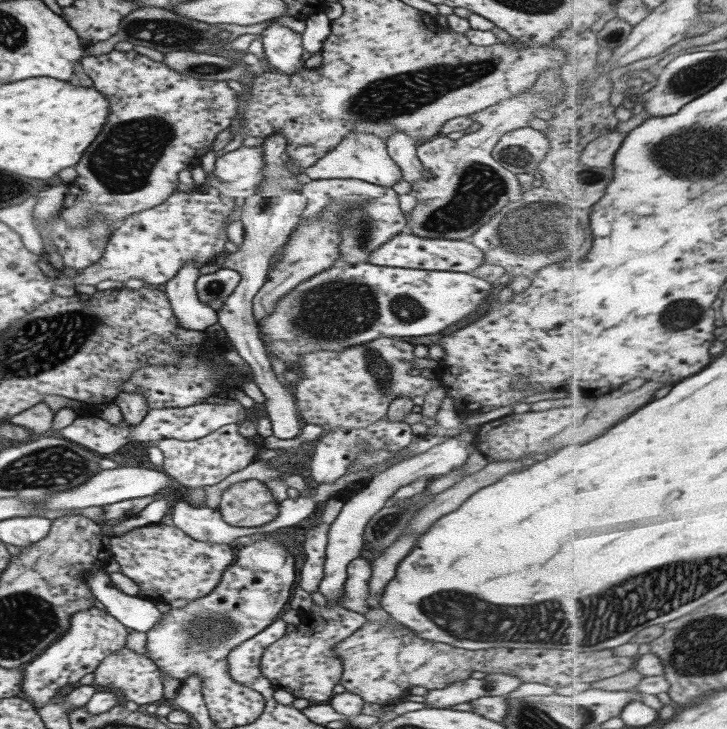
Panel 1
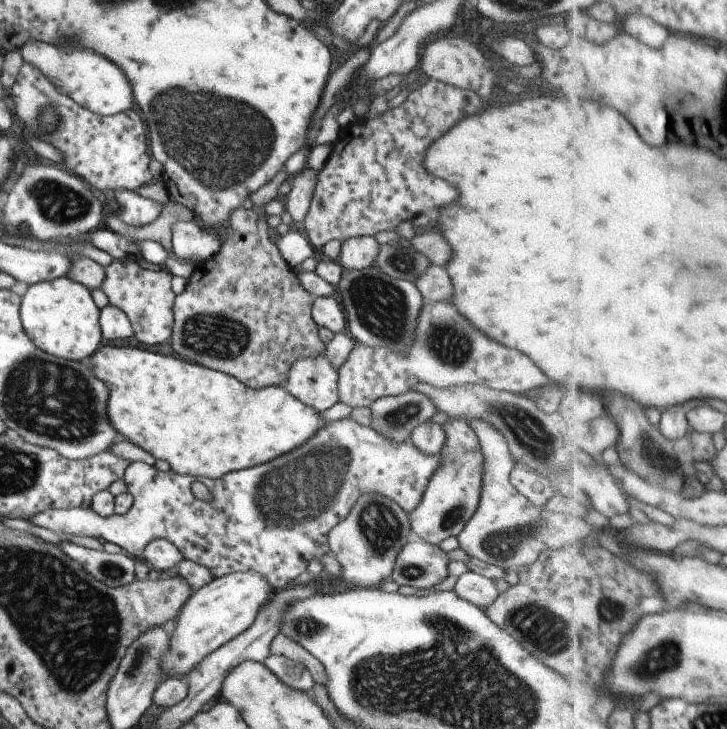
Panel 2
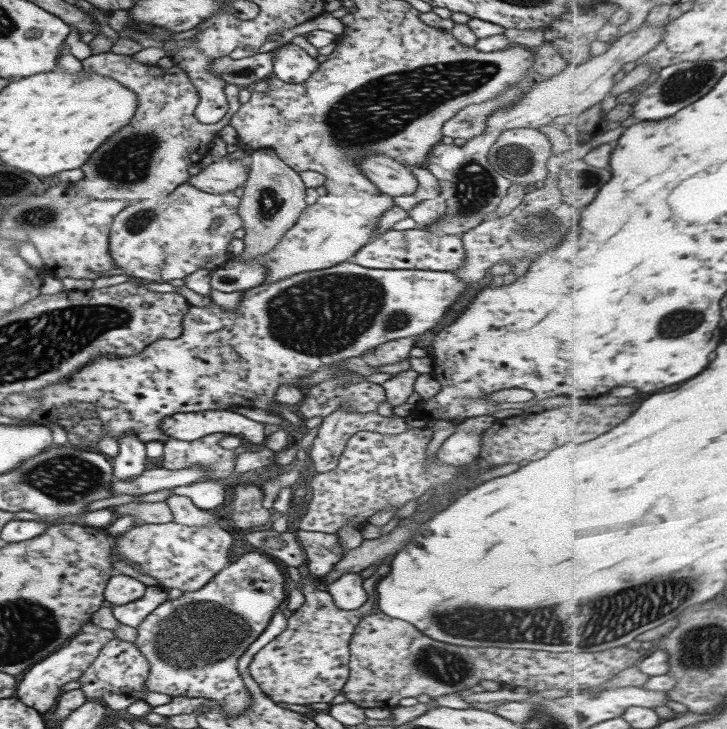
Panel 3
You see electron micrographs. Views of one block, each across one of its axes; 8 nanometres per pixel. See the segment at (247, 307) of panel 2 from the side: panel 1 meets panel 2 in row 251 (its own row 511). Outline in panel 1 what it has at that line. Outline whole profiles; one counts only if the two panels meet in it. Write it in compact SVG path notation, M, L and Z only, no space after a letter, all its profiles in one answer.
M259 480L231 484L218 497L217 511L225 523L249 532L268 527L277 517L279 503Z

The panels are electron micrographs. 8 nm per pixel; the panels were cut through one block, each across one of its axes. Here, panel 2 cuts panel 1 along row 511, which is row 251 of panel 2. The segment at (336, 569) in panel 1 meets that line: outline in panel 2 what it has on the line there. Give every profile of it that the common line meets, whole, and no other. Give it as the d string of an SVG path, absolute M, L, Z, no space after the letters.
M357 236L341 242L336 261L344 271L359 270L373 265L377 258L379 243L373 237Z

